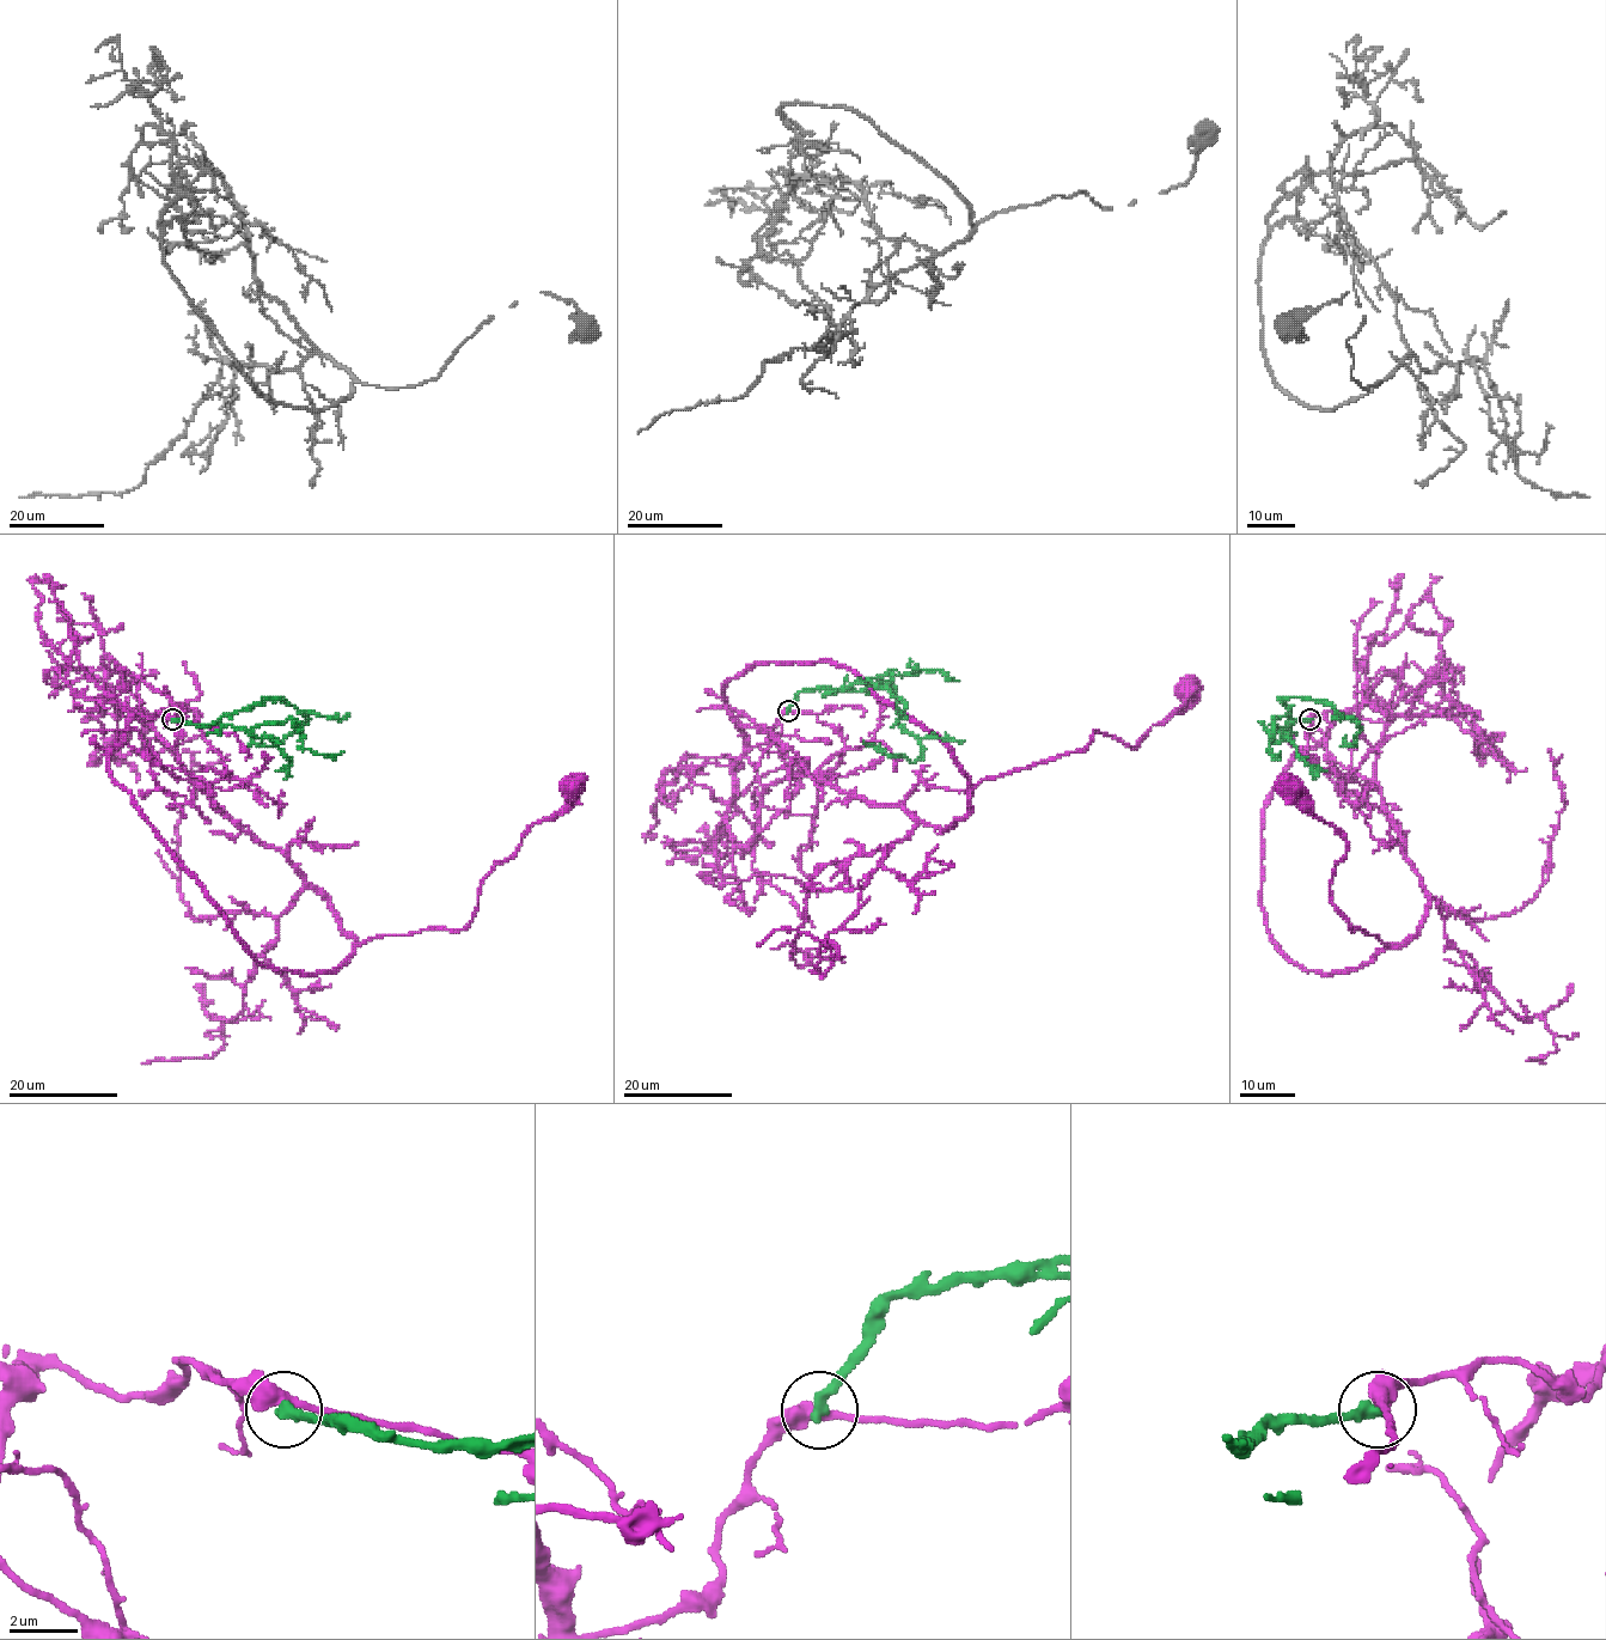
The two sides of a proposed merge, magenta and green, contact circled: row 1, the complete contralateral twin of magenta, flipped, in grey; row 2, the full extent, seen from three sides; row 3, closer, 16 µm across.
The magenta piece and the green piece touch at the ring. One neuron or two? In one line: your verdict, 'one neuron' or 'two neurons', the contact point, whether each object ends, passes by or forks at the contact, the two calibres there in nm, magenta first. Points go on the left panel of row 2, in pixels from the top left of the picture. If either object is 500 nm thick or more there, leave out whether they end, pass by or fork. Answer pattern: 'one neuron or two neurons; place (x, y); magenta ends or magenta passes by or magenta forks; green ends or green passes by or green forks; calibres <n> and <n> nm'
two neurons; place (172, 719); magenta passes by; green ends; calibres 420 and 360 nm

